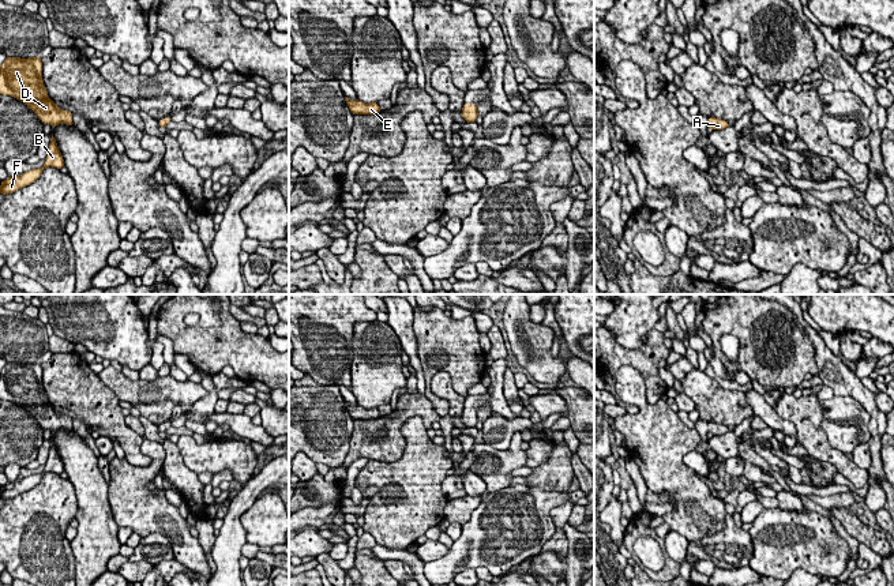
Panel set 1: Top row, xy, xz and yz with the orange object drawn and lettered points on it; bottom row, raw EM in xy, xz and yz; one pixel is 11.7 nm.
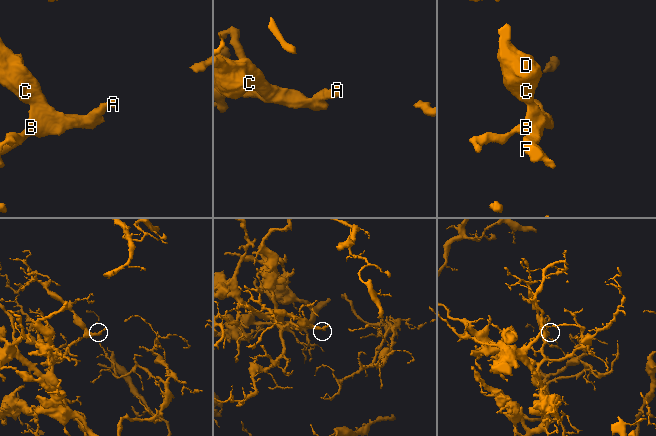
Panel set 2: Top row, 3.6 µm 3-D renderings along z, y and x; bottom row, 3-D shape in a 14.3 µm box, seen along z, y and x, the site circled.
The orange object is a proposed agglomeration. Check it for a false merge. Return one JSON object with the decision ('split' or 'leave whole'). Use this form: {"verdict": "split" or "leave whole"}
{"verdict": "leave whole"}

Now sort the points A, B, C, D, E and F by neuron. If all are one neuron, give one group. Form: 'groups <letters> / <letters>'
groups A B C D E F

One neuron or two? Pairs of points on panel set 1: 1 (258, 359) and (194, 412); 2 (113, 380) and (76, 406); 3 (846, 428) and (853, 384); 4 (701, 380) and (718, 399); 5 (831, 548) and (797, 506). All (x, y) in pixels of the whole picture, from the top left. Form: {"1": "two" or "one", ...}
{"1": "two", "2": "two", "3": "two", "4": "one", "5": "two"}

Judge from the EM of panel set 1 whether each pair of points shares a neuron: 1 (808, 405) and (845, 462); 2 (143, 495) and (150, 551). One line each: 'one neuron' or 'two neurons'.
1: one neuron
2: two neurons

